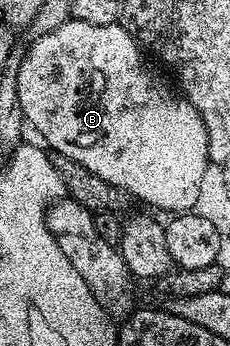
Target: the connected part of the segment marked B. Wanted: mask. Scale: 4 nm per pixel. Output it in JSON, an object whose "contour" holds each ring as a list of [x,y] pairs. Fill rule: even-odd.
{"contour":[[[62,32],[45,34],[31,43],[26,59],[17,63],[20,108],[29,129],[31,126],[53,153],[84,164],[88,172],[96,172],[100,180],[116,184],[116,188],[126,191],[131,199],[139,198],[155,206],[150,207],[155,211],[193,211],[205,168],[211,163],[206,125],[186,97],[174,95],[164,79],[154,78],[145,60],[138,55],[140,43],[135,39],[130,42],[62,42]]]}

